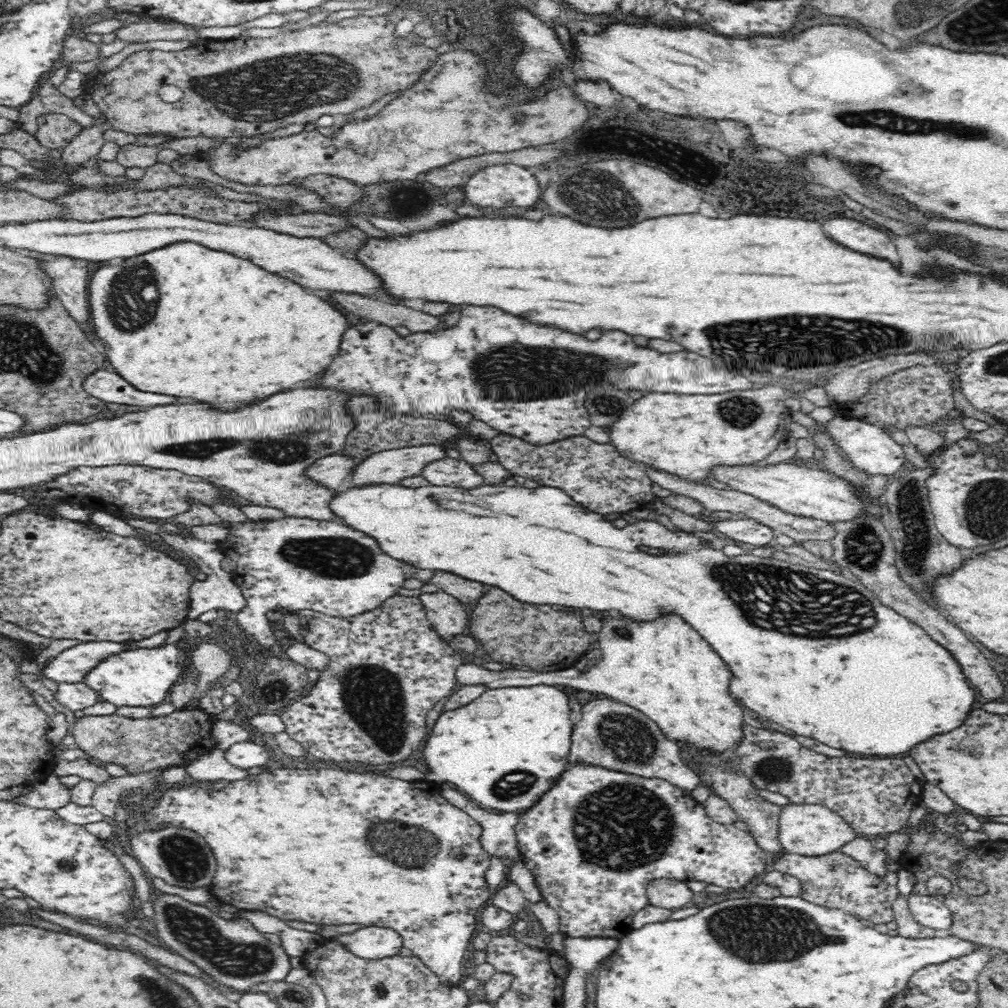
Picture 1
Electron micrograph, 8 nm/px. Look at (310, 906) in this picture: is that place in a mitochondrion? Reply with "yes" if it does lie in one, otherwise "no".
no

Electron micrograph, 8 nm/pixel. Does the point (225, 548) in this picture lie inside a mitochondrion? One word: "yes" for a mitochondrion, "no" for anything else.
no

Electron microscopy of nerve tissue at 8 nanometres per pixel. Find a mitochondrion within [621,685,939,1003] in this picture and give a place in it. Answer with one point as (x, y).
(760, 948)

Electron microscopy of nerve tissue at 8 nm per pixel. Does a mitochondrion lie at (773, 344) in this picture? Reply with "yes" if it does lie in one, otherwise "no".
yes

